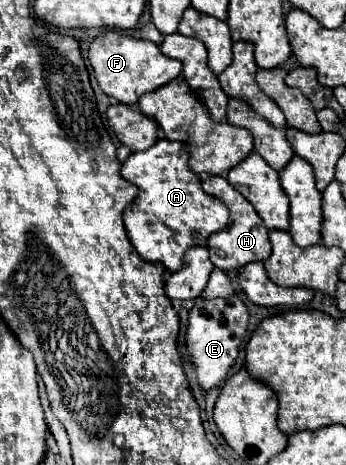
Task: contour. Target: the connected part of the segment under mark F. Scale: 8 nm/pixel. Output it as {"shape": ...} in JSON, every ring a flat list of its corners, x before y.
{"shape":[[106,30,98,38,94,38,88,50,88,60,104,94,128,106,136,104,142,94,172,82,182,72,182,64,178,60,162,56,160,48,154,42,136,40,132,36,126,36,122,30]]}

